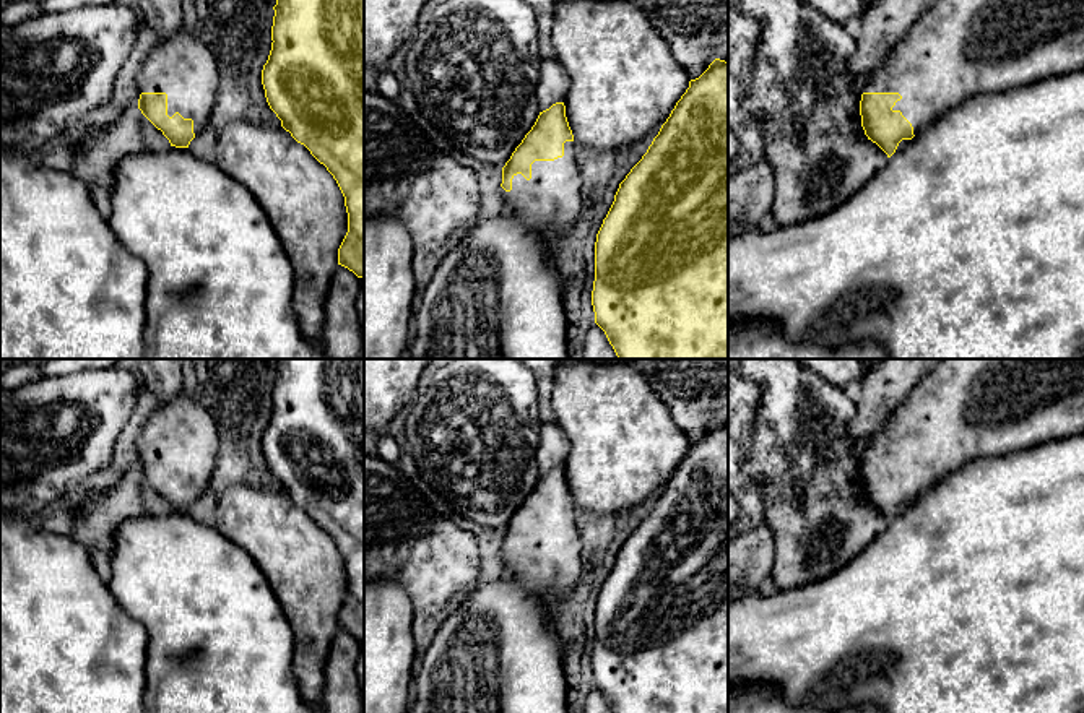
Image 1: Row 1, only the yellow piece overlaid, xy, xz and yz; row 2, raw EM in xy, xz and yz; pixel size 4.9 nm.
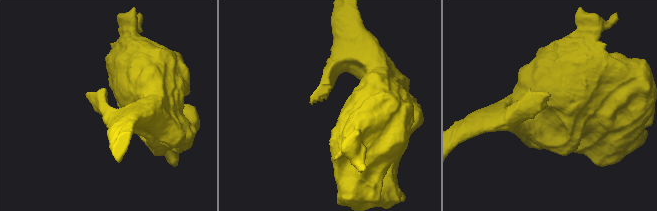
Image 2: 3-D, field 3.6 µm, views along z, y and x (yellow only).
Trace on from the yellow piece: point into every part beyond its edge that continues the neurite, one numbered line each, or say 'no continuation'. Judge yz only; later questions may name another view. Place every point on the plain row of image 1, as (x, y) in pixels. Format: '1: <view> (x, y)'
1: yz (962, 410)

